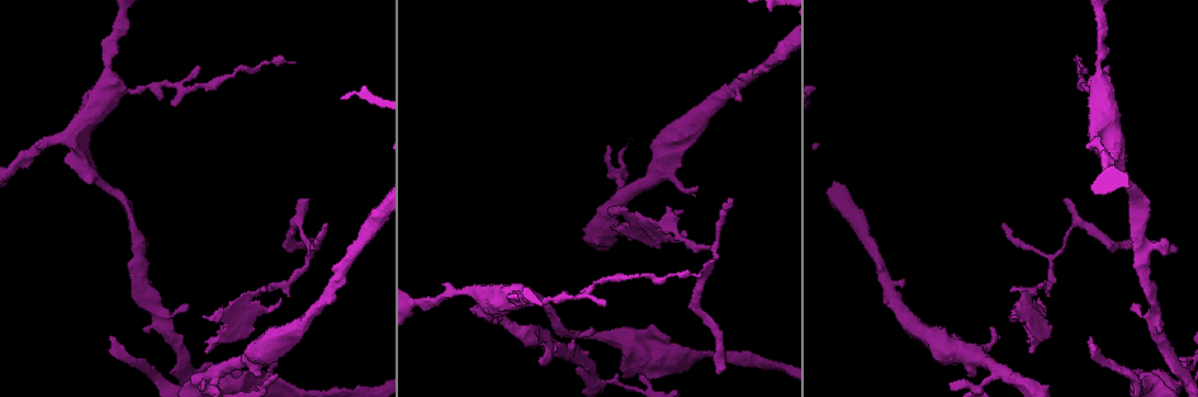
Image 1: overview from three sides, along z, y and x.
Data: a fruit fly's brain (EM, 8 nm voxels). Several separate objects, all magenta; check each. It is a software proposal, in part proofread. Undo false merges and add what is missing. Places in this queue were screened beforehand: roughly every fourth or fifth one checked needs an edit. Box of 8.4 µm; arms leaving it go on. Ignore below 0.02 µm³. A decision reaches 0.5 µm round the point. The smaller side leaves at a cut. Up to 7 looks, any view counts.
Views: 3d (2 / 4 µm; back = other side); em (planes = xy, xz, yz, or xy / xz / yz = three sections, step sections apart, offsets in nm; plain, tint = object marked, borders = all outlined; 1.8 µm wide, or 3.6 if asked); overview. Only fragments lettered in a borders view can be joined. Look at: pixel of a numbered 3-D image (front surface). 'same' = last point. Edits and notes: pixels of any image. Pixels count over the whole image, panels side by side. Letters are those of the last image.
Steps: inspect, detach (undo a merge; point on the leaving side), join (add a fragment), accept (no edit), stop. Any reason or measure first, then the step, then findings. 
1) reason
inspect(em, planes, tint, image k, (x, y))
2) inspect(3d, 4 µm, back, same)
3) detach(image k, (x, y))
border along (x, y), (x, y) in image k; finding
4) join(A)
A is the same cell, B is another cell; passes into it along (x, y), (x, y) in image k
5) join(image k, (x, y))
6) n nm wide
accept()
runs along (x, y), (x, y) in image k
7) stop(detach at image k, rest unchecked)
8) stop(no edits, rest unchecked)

inspect(em, planes, tint, image 1, (110, 337))

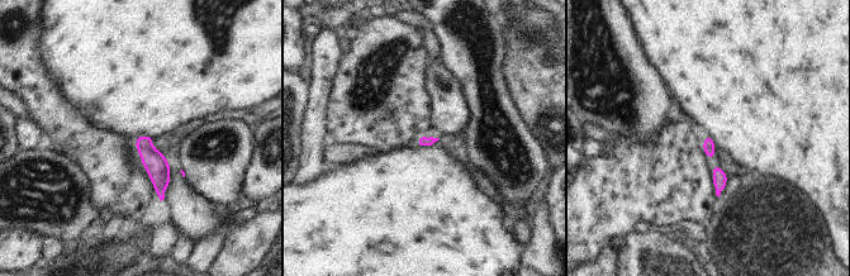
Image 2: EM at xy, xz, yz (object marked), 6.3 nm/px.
inspect(em, planes, borders, same)

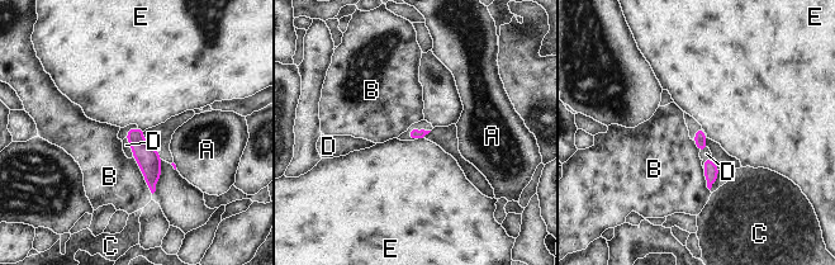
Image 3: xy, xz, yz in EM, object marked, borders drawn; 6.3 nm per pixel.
join(D)
D is the same cell, A, B, C and E are other cells; the neuron continues

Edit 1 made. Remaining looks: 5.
redraw
inspect(overview)

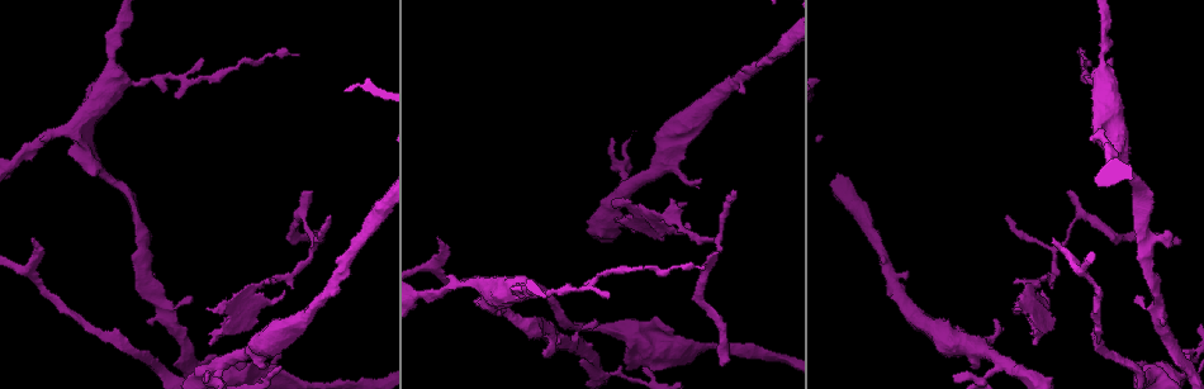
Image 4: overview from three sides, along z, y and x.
free end
inspect(em, planes, borders, image 4, (721, 363))

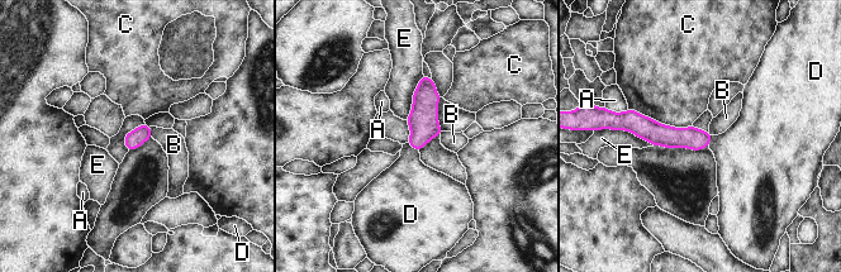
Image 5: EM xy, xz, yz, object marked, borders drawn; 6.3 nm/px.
join(D)
D is the same cell, A, B, C and E are other cells; passes into it along (423, 119), (413, 147), (409, 186) in image 5; it goes on there

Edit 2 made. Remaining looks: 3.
see it whole again
inspect(overview)

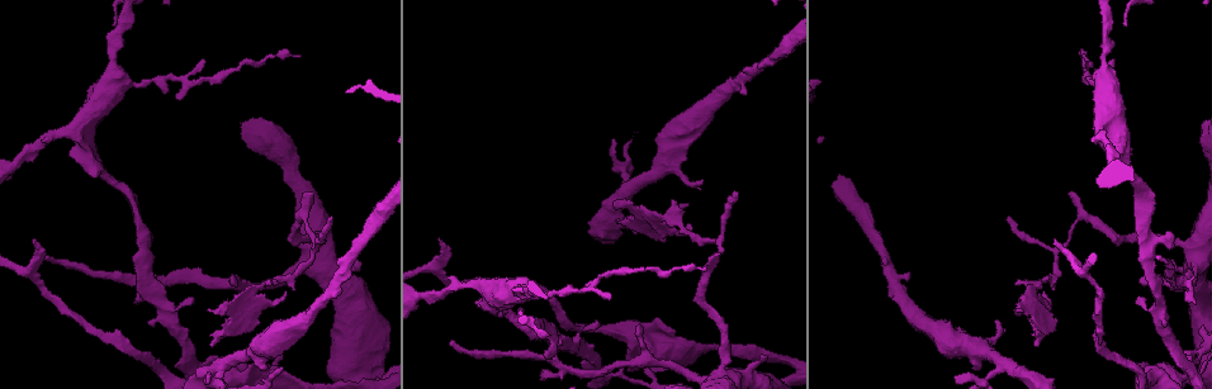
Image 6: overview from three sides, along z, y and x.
tapers out
inspect(em, planes, borders, image 6, (452, 341))

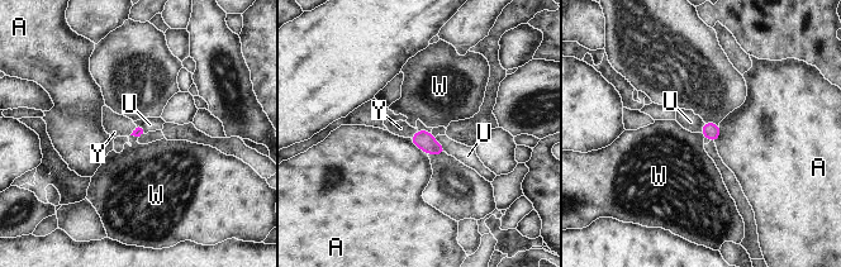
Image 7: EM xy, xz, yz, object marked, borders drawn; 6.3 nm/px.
join(Y)
Y is the same cell, A, U and W are other cells; passes into it along (138, 130), (133, 130), (117, 125) in image 7; it goes on there

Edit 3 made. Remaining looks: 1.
stop(join at image 3, join at image 5, join at image 7, rest unchecked)

